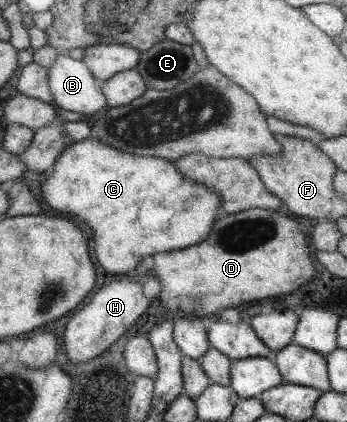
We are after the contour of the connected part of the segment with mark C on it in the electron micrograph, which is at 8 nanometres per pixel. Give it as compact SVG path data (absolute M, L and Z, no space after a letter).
M91 137L74 142L70 148L63 150L53 162L53 170L47 173L39 189L41 197L49 208L69 216L77 214L77 218L83 220L89 230L93 230L91 238L93 238L95 258L101 264L101 268L113 274L133 271L133 266L139 264L145 256L176 251L205 240L215 218L219 216L220 201L217 191L207 189L205 185L199 182L193 183L191 179L183 177L175 169L173 161L155 156L137 155L135 152L123 152Z

